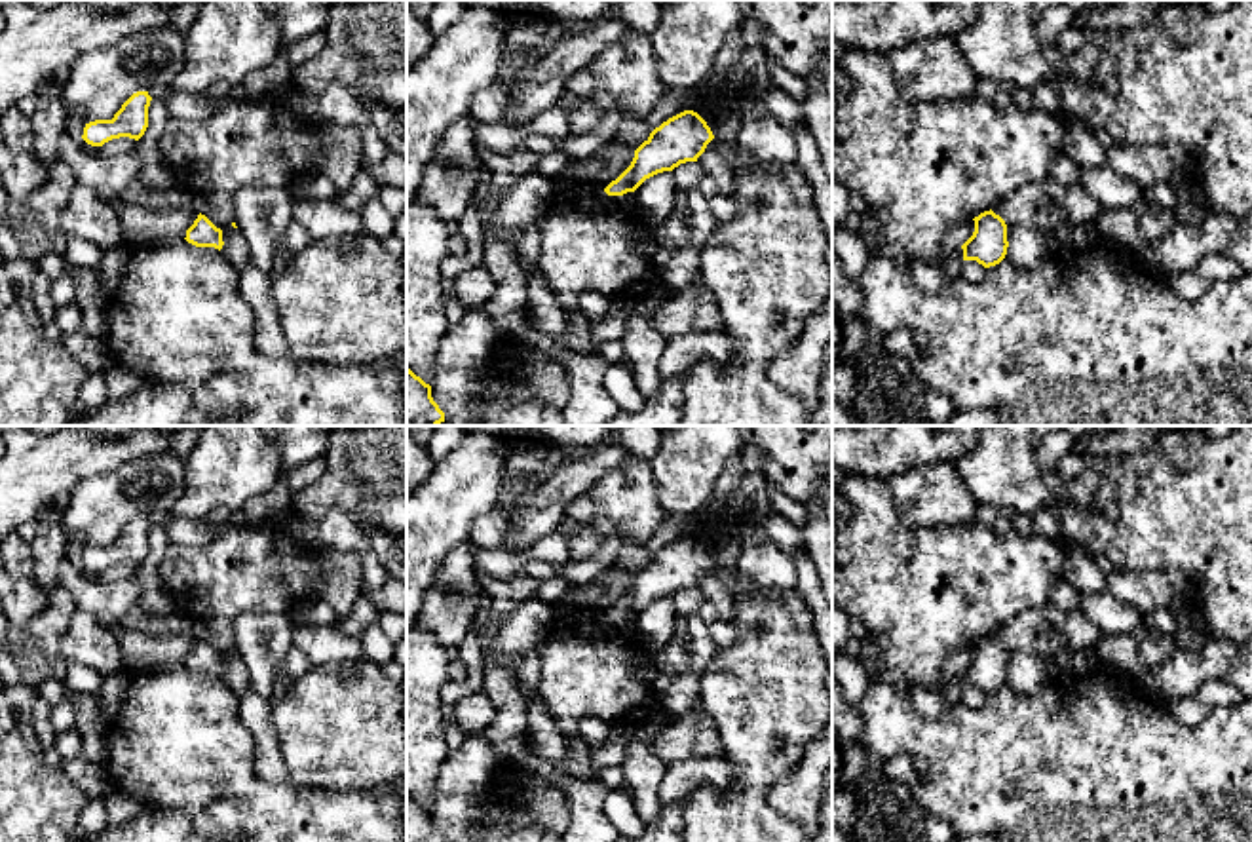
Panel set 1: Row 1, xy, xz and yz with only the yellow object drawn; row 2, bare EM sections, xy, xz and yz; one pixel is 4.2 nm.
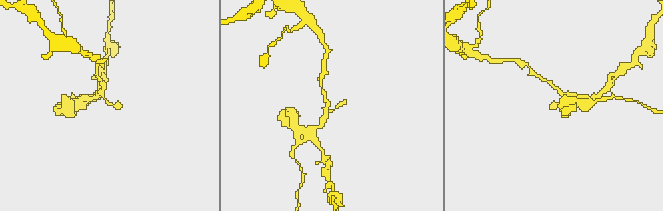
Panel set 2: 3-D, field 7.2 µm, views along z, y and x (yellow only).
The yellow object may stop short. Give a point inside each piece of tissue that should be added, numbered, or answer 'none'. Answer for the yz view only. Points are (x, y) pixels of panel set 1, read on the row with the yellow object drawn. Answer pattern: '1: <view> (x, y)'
none

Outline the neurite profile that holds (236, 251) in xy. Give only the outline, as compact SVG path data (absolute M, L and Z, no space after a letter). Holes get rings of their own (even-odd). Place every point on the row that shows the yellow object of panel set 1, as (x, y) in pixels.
M234 226L222 228L222 241L222 257L237 270L237 274L243 272L251 264L249 245L243 234Z

